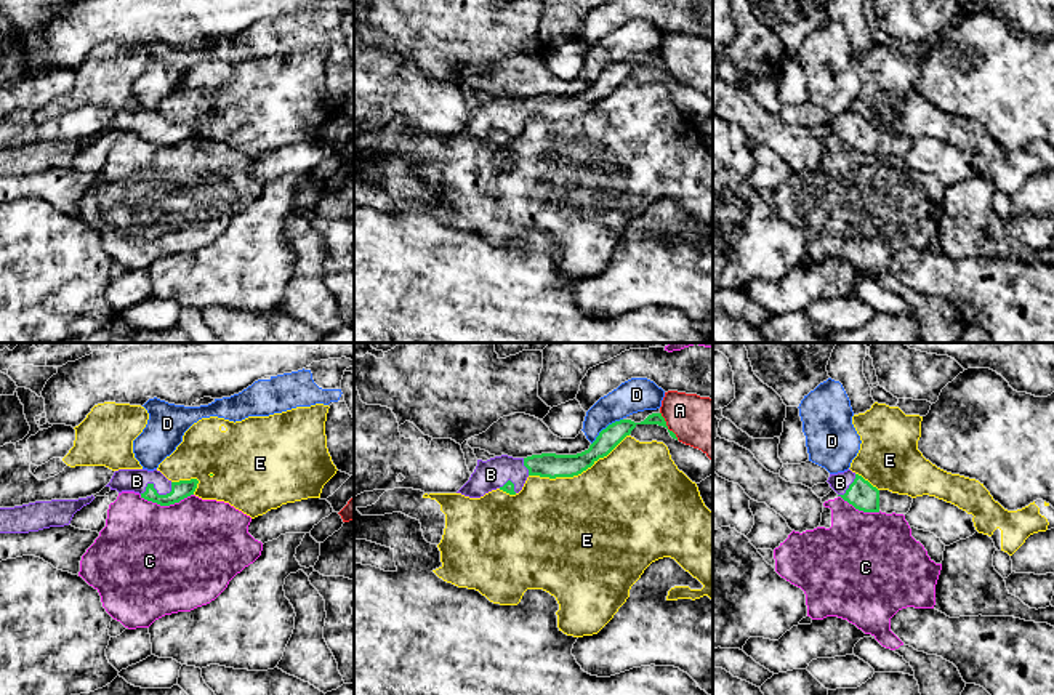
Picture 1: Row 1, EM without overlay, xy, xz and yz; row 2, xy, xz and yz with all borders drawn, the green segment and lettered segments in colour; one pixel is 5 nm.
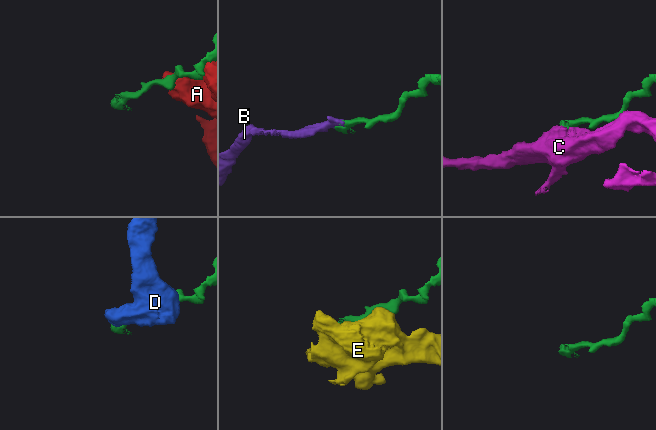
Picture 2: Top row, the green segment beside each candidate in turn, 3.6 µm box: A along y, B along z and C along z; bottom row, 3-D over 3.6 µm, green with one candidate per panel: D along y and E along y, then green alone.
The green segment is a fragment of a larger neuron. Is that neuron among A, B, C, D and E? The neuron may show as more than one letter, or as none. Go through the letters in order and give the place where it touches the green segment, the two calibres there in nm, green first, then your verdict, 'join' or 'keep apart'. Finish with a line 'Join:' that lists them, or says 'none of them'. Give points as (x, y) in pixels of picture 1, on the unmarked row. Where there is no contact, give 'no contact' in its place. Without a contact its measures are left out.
A: meets green in xz at (667, 68); 100 nm thick on the green side, 280 nm on the other; keep apart
B: meets green in xy at (156, 133); 90 nm thick on the green side, 120 nm on the other; join
C: meets green in xy at (165, 146); 90 nm thick on the green side, 500 nm on the other; keep apart
D: meets green in xz at (606, 69); 110 nm thick on the green side, 170 nm on the other; keep apart
E: meets green in xz at (579, 114); 130 nm thick on the green side, 480 nm on the other; keep apart
Join: B

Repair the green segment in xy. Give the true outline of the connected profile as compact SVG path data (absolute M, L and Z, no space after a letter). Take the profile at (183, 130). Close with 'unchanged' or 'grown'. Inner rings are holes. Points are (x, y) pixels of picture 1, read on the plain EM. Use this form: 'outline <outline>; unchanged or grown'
outline M119 110L106 128L119 135L135 133L147 143L170 147L194 136L197 125L197 120L171 123L157 110Z; grown

